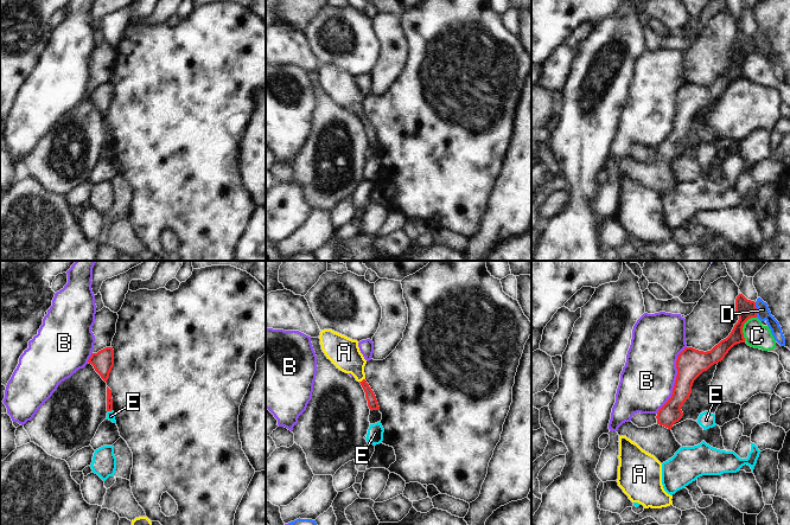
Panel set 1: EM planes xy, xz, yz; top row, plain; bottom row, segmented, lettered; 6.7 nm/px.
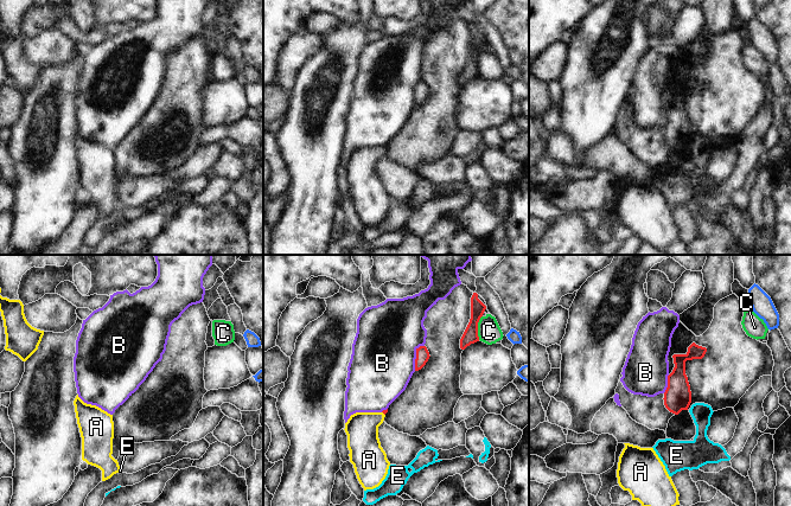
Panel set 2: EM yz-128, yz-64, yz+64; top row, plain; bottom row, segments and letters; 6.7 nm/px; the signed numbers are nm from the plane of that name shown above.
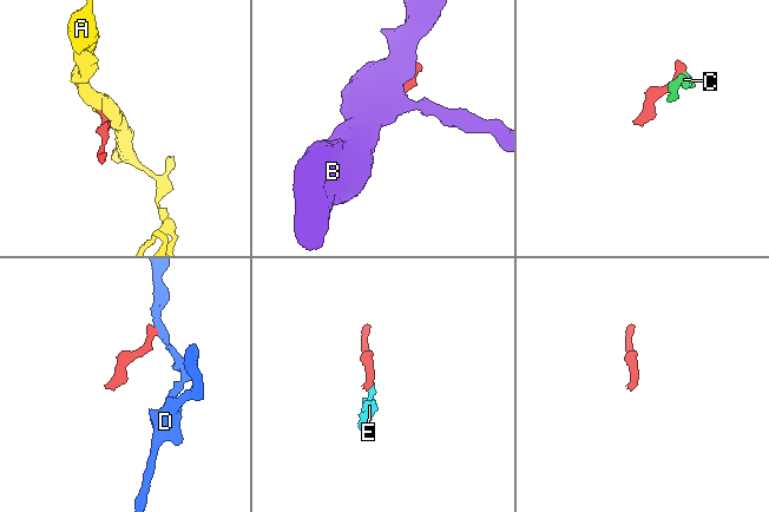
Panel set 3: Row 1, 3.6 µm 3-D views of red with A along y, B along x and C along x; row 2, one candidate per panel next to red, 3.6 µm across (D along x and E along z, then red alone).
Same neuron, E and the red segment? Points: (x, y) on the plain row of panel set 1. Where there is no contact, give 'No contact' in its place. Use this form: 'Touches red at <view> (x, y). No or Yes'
Touches red at xy (109, 145). No.

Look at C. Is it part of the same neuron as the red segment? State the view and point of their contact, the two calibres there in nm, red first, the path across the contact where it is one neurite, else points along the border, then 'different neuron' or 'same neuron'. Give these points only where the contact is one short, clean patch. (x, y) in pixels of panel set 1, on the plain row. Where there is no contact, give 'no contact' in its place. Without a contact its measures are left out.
meets red in yz at (743, 61); 130 nm thick on the red side, 160 nm on the other; border along yz (756, 51), (751, 51), (744, 58), (744, 76); different neuron

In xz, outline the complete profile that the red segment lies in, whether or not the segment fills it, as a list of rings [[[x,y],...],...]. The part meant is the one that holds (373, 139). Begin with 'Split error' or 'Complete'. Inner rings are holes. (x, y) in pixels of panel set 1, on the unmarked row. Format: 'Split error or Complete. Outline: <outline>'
Split error. Outline: [[[324,64],[319,70],[321,84],[345,108],[351,108],[361,117],[370,145],[380,145],[376,130],[365,115],[367,95],[359,85],[358,76],[342,70],[332,64]]]

